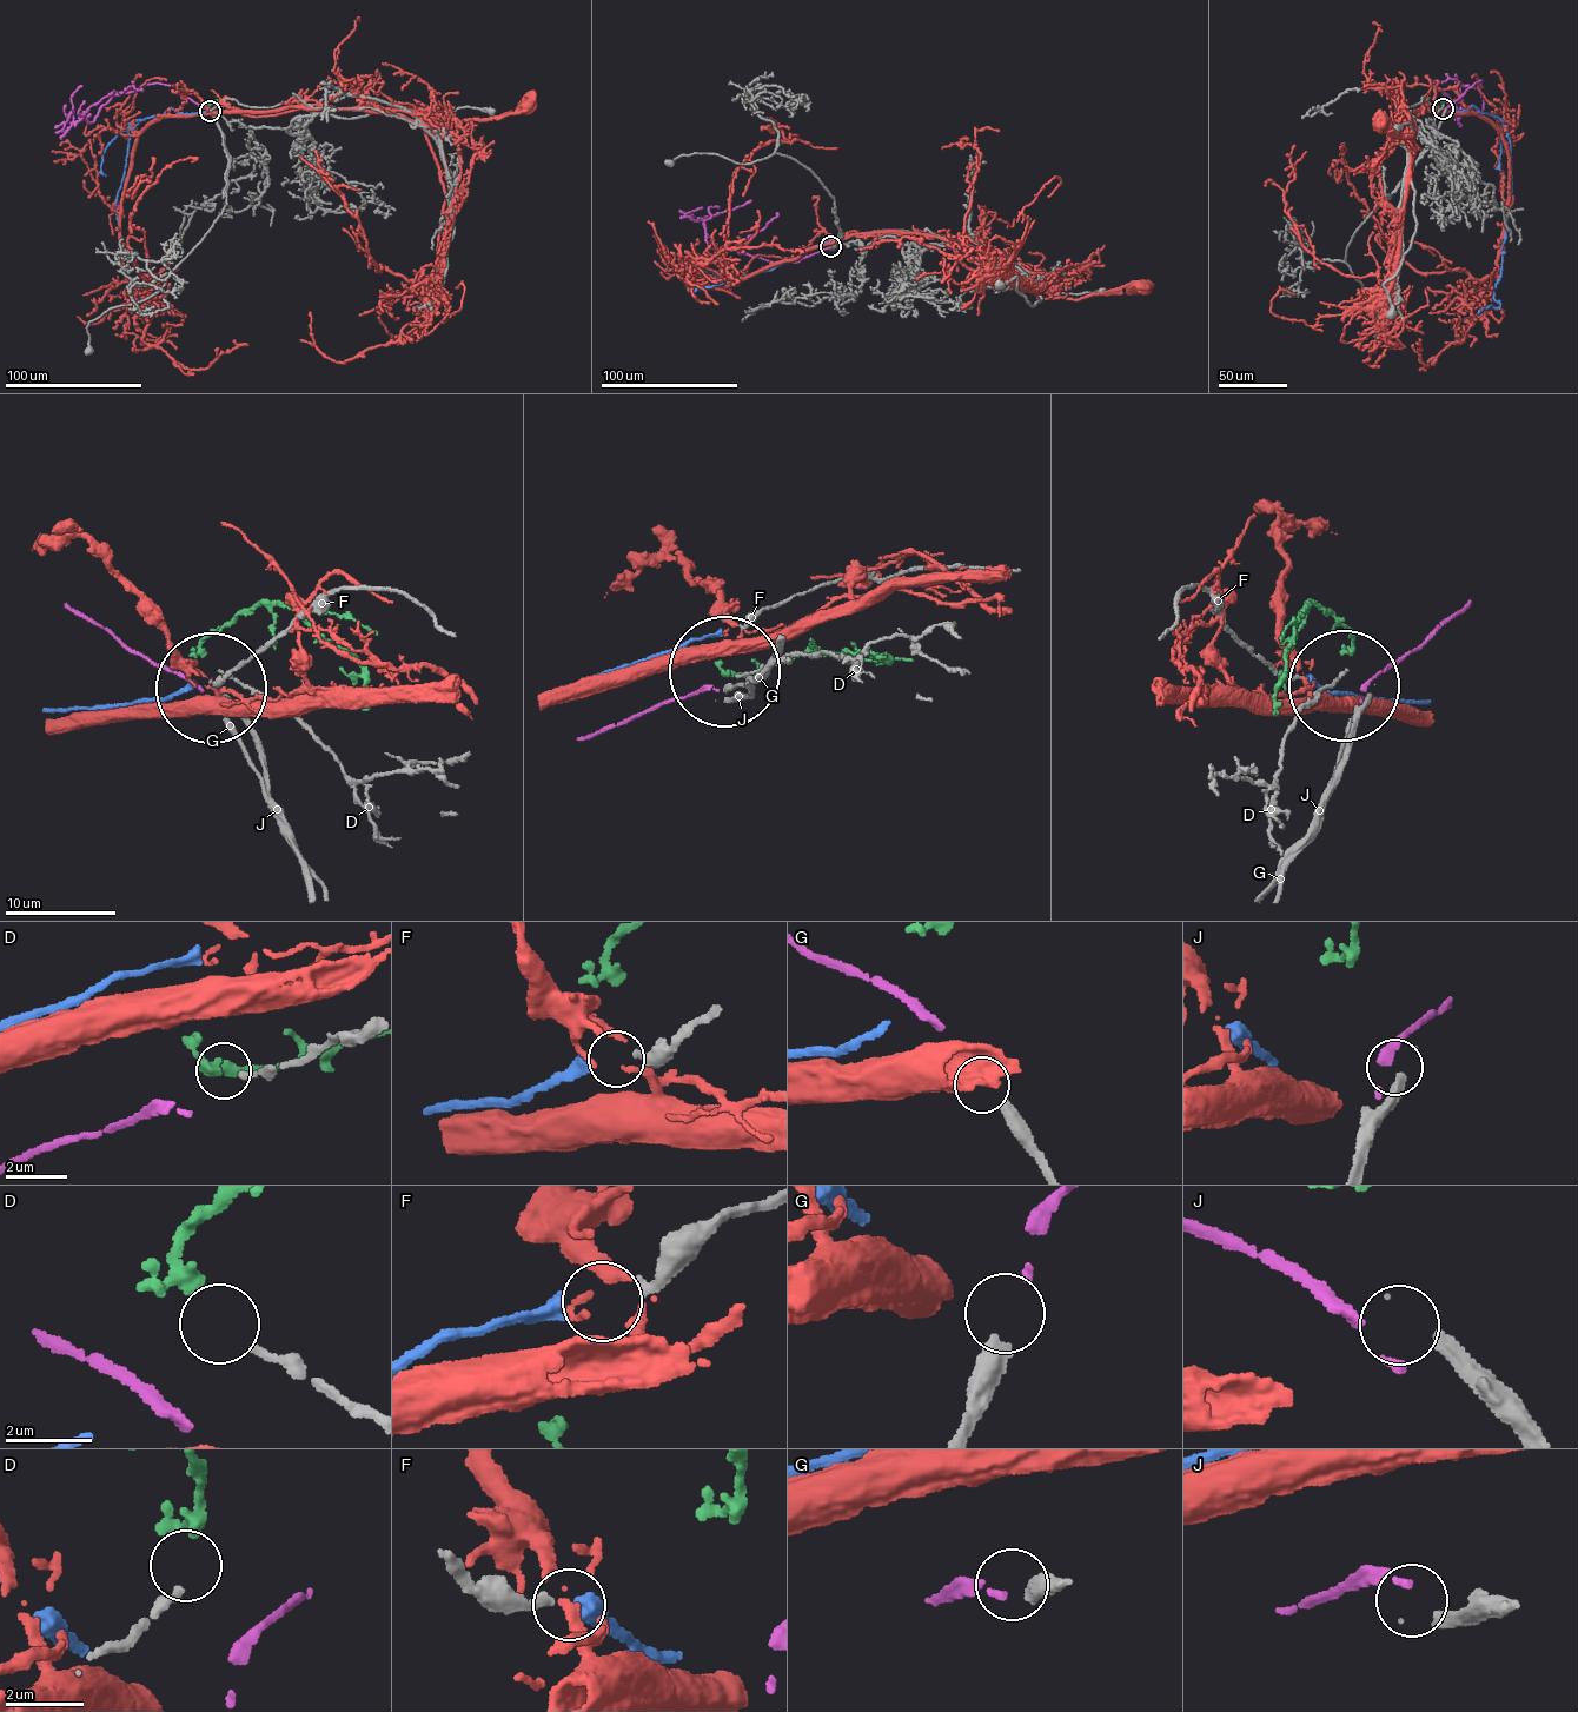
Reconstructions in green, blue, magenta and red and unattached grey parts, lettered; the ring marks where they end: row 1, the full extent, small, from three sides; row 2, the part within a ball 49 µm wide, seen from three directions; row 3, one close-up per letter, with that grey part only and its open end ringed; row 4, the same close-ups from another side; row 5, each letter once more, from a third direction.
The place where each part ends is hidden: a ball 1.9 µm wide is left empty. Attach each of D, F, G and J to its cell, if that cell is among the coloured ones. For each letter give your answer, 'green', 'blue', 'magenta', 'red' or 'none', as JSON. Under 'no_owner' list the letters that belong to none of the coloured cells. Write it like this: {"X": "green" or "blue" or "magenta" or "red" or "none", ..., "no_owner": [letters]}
{"D": "green", "F": "blue", "G": "magenta", "J": "none", "no_owner": ["J"]}

